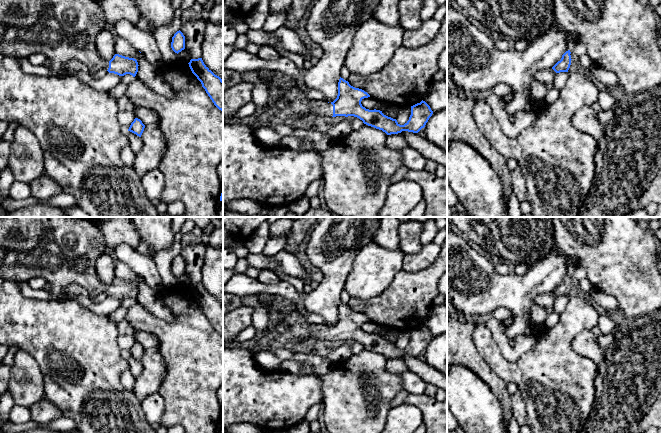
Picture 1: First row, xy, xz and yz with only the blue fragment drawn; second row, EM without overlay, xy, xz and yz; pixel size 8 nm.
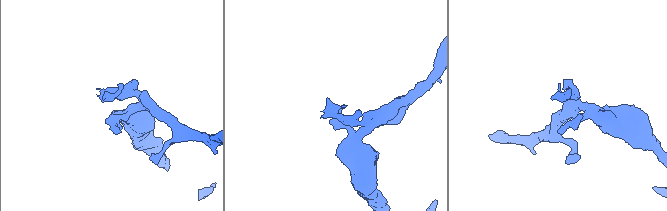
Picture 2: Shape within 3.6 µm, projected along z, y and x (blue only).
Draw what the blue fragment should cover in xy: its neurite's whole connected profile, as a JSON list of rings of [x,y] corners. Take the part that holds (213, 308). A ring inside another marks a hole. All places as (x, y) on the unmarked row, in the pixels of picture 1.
[[[202,282],[191,283],[188,288],[214,329],[223,335],[223,304],[204,288]]]

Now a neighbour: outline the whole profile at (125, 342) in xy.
[[[119,335],[117,338],[117,343],[121,351],[125,355],[128,355],[131,347],[135,343],[135,339],[133,338],[133,336],[130,335]]]

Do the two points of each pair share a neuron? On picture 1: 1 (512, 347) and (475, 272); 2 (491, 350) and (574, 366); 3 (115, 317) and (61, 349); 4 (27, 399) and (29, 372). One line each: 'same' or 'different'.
1: different
2: same
3: different
4: same

